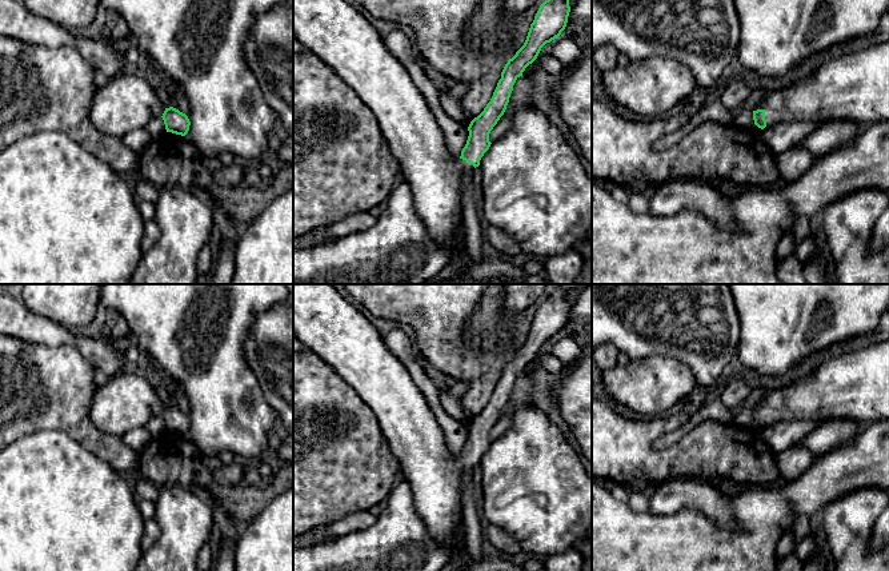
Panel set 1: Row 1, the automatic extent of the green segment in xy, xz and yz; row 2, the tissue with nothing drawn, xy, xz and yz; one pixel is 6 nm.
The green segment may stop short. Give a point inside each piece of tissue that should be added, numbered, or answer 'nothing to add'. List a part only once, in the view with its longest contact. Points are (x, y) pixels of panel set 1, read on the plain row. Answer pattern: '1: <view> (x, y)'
1: yz (855, 386)

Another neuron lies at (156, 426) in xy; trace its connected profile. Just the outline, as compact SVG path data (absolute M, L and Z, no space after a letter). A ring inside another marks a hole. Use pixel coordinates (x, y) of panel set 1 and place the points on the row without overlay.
M161 415L151 418L151 420L144 427L151 434L151 436L159 436L167 430Z

